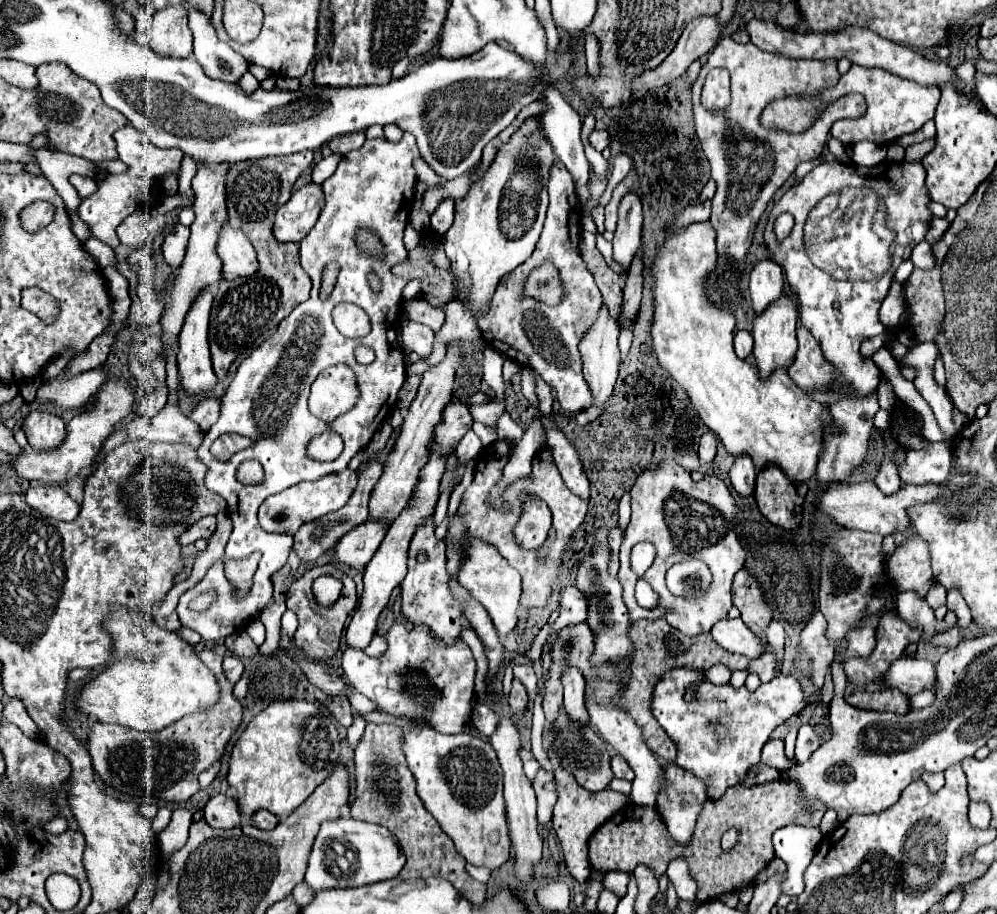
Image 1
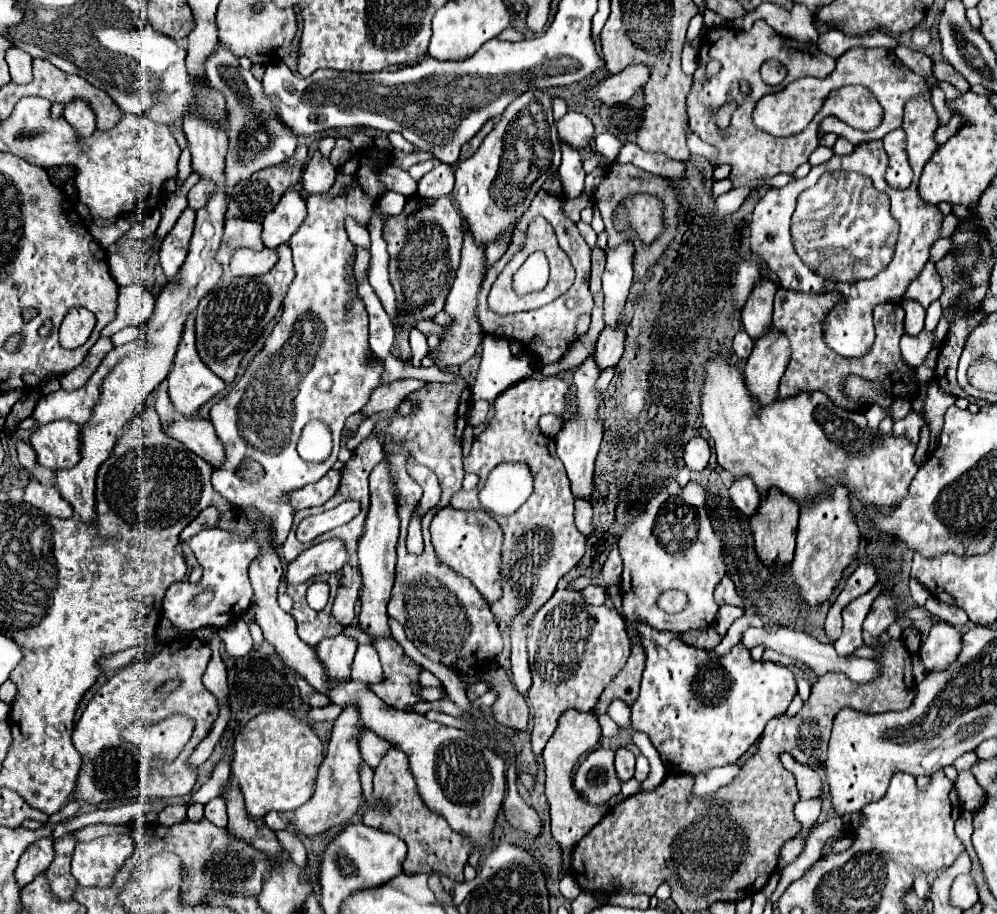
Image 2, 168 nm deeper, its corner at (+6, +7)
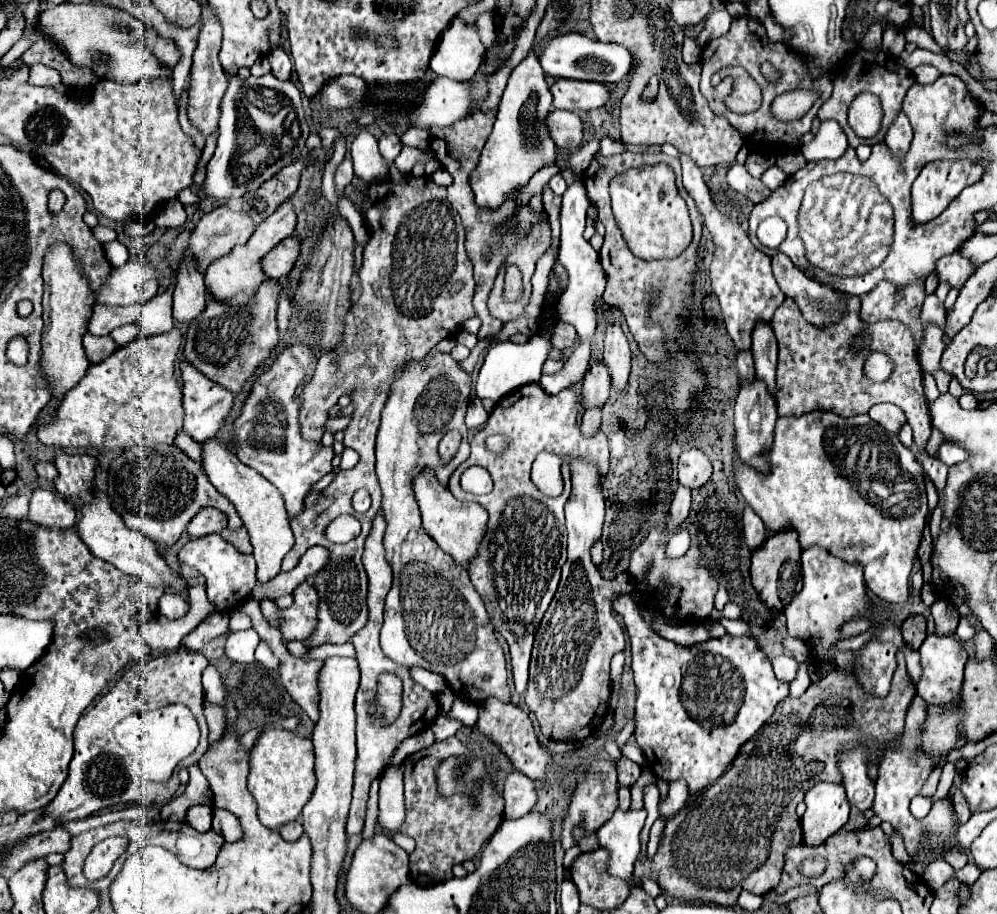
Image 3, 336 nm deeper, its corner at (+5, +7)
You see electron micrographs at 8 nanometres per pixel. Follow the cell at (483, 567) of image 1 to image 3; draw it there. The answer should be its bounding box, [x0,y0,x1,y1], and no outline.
[414,472,488,568]

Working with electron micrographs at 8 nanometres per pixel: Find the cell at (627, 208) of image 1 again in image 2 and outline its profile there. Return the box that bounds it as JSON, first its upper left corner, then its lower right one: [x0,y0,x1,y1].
[603,242,633,328]

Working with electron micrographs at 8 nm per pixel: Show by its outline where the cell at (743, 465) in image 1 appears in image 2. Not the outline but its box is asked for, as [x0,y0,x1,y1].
[729,478,761,518]

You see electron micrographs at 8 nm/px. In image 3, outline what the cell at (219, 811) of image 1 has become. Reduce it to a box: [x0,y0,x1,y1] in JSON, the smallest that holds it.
[212,808,242,842]

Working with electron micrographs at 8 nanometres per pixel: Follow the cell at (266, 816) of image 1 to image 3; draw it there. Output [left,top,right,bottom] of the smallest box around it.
[280,818,302,842]

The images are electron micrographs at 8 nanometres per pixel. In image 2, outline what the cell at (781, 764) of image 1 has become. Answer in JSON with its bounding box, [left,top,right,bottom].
[781,754,823,800]

